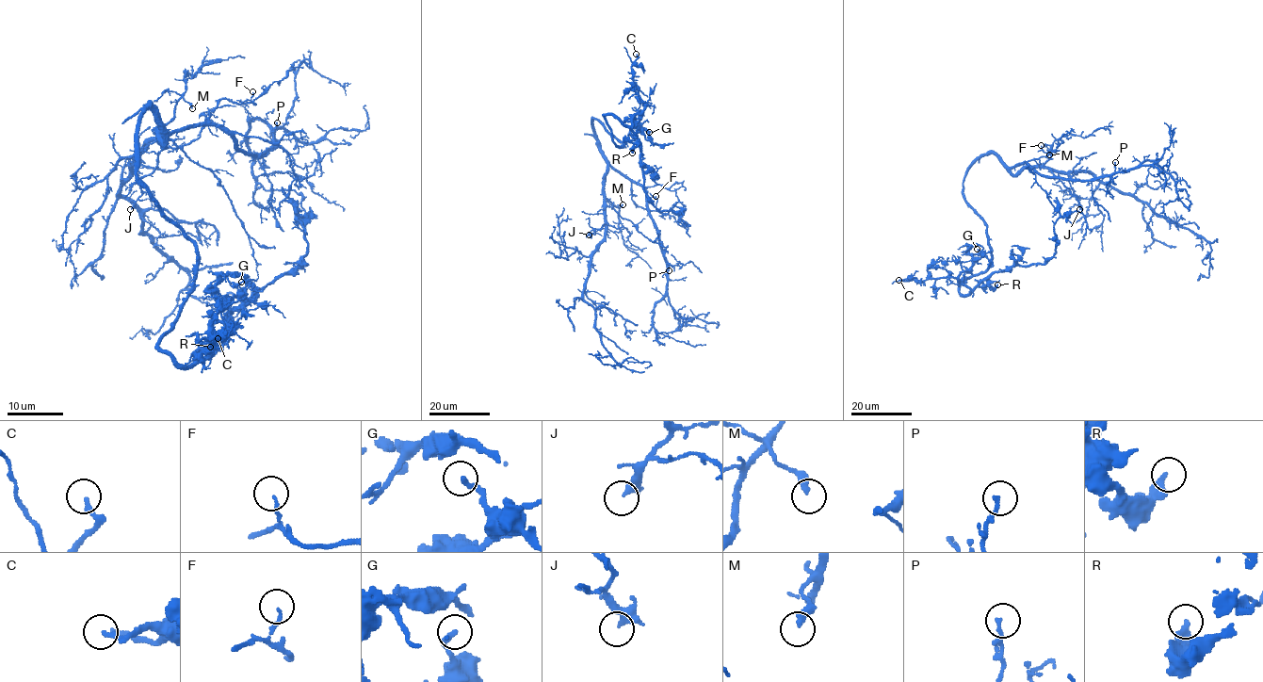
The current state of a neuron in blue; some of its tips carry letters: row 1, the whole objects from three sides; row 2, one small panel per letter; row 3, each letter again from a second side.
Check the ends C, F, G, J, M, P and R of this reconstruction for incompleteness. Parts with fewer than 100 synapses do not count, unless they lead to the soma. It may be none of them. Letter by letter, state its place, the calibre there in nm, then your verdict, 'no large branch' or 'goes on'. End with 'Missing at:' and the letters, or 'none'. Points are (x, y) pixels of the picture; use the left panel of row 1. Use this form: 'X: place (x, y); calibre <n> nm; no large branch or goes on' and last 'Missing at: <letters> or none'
C: place (218, 338); calibre 190 nm; no large branch
F: place (252, 91); calibre 110 nm; no large branch
G: place (241, 282); calibre 160 nm; no large branch
J: place (130, 209); calibre 240 nm; no large branch
M: place (192, 108); calibre 320 nm; no large branch
P: place (277, 122); calibre 170 nm; no large branch
R: place (210, 347); calibre 400 nm; no large branch
Missing at: none

